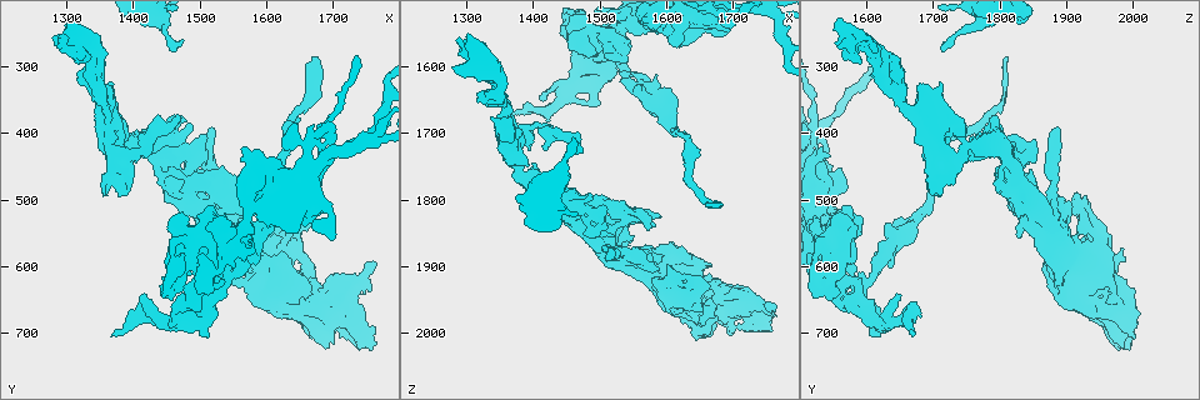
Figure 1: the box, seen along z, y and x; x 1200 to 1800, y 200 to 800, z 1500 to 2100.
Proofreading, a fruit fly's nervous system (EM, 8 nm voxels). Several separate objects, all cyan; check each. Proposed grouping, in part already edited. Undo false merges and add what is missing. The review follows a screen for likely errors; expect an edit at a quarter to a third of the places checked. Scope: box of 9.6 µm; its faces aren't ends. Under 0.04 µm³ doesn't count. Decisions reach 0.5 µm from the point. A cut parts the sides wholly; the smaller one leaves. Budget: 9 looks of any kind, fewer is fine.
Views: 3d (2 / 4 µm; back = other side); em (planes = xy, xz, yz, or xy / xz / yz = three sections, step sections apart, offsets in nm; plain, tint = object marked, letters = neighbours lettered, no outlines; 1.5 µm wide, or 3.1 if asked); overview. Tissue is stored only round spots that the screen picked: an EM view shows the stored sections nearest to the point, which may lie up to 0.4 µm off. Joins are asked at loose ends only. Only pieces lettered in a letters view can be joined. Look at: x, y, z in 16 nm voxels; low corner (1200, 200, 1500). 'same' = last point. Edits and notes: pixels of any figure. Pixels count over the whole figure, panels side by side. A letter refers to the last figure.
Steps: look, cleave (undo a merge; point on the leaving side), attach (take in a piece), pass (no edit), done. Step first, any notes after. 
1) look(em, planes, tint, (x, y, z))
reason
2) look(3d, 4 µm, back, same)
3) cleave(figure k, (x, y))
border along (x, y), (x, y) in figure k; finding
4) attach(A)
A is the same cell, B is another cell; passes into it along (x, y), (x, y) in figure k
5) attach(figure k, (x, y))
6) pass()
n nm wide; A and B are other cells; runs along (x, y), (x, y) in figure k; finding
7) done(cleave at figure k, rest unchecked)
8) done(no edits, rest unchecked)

look(em, xy, step 4, tint, (1595, 530, 1675))

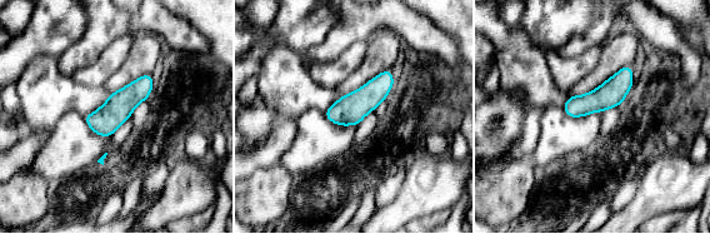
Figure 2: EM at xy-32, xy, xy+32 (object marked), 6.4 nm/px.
look(em, planes, letters, same)

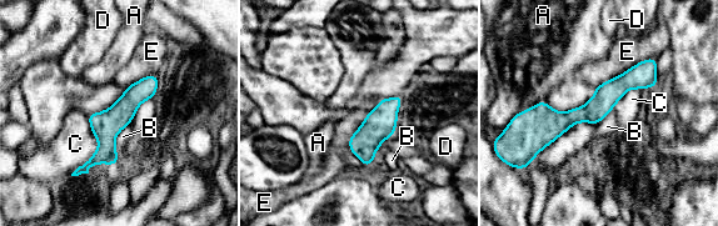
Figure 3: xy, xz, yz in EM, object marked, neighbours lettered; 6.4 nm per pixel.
pass()
E touches over 440 nm; A, B, C, D and E are other cells; border along (88, 114), (98, 149), (70, 175) in figure 3; one neuron here

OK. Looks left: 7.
look(3d, 2 µm, (1555, 605, 1610))
thick turns thin

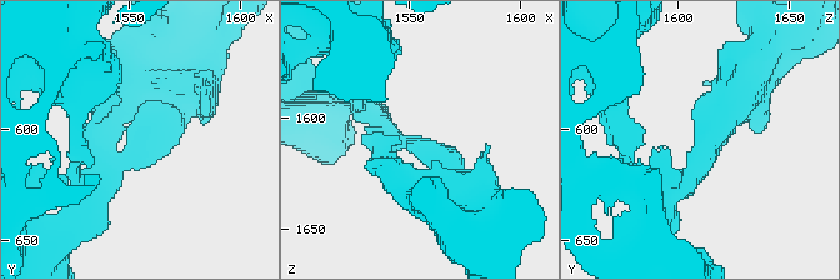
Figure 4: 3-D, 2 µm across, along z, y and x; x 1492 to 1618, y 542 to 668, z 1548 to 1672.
look(em, planes, letters, (1556, 606, 1613))
now the EM

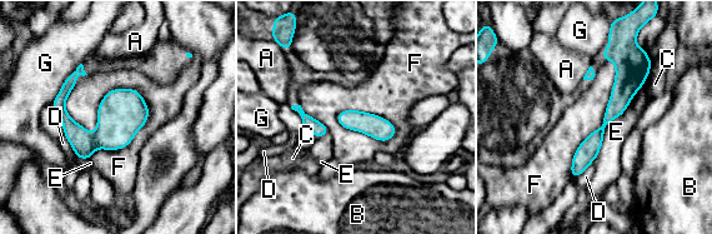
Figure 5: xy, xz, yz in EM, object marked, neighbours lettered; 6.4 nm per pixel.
pass()
150 nm wide; A, B, C, D, E, F and G are other cells; border along (76, 81), (126, 147) in figure 5; all the same neuron

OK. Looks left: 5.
look(3d, 2 µm, (1455, 280, 1715))
branch stops here

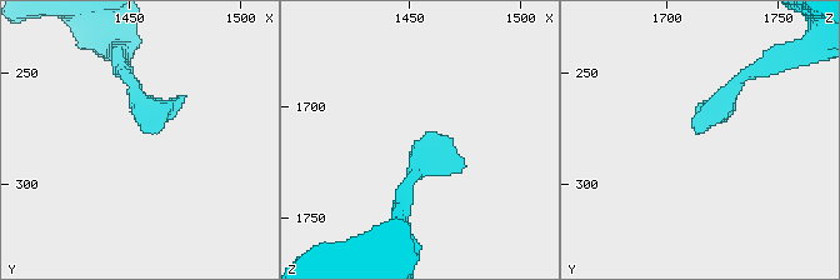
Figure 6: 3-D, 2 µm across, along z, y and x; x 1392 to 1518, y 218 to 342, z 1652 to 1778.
look(em, xz, step 8, plain, (1456, 277, 1714))

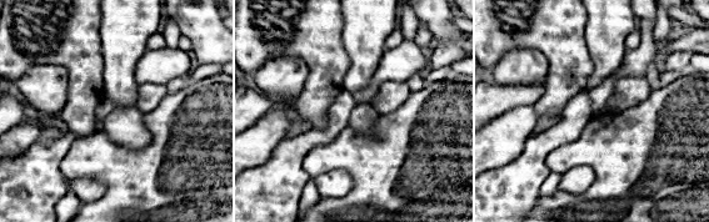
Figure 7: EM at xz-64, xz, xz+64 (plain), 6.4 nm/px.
look(em, xz, step 8, letters, same)

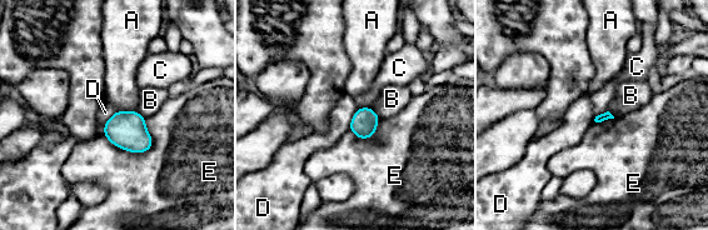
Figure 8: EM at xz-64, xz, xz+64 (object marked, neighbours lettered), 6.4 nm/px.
pass()
A, B, C, D and E are other cells; border along (359, 108), (353, 115), (348, 130) in figure 8; none of them fits

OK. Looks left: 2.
done(no edits, rest unchecked)

